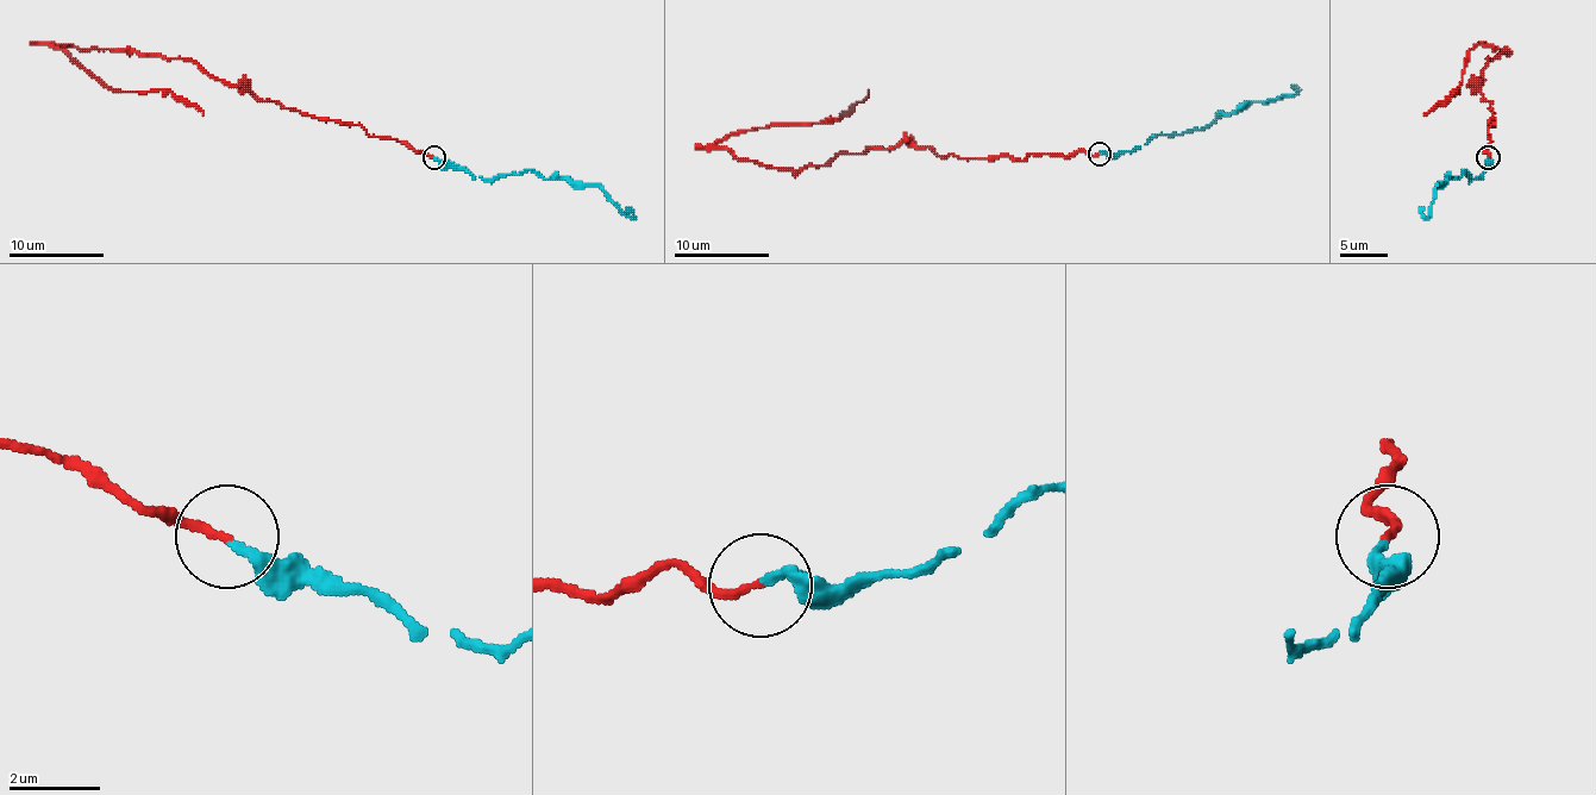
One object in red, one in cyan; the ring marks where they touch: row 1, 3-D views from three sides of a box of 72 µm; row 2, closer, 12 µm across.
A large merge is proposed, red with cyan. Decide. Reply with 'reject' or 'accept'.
reject

